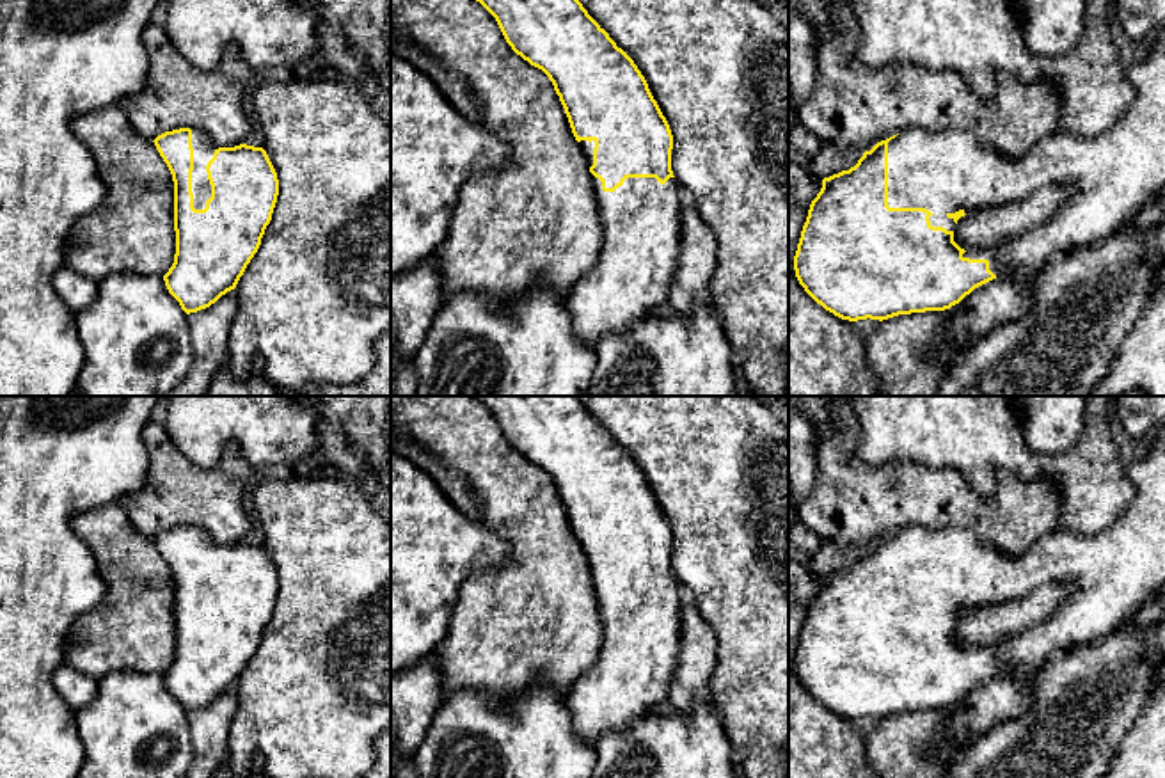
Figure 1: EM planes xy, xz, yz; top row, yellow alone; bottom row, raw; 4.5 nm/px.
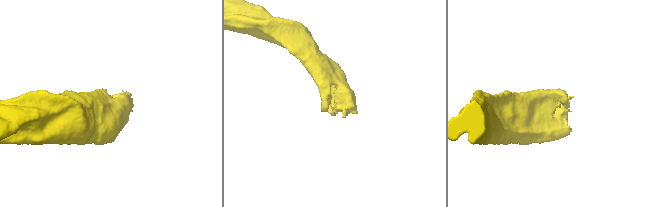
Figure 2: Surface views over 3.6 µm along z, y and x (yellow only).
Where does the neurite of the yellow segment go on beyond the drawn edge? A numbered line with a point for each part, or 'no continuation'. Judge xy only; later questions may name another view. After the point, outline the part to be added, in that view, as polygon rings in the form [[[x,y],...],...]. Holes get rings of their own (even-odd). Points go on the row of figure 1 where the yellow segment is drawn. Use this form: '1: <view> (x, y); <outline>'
1: xy (203, 148); [[[192,130],[194,147],[194,171],[192,171],[192,194],[194,208],[204,210],[206,201],[211,197],[211,185],[208,179],[206,165],[213,158],[213,153],[220,147],[211,142],[202,131]]]

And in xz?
1: xz (634, 270); [[[593,178],[604,240],[593,268],[567,295],[567,309],[577,339],[590,348],[607,334],[627,330],[670,298],[680,256],[680,206],[684,192],[675,178],[661,185],[655,178],[627,178],[614,192],[604,192],[602,181]]]

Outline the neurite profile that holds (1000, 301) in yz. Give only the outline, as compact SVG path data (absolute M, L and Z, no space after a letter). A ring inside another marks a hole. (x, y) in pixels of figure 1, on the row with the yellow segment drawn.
M1048 263L1037 270L1019 270L1007 279L993 279L945 309L950 320L943 327L938 359L952 368L979 339L1028 314L1035 306L1039 274L1046 266Z

